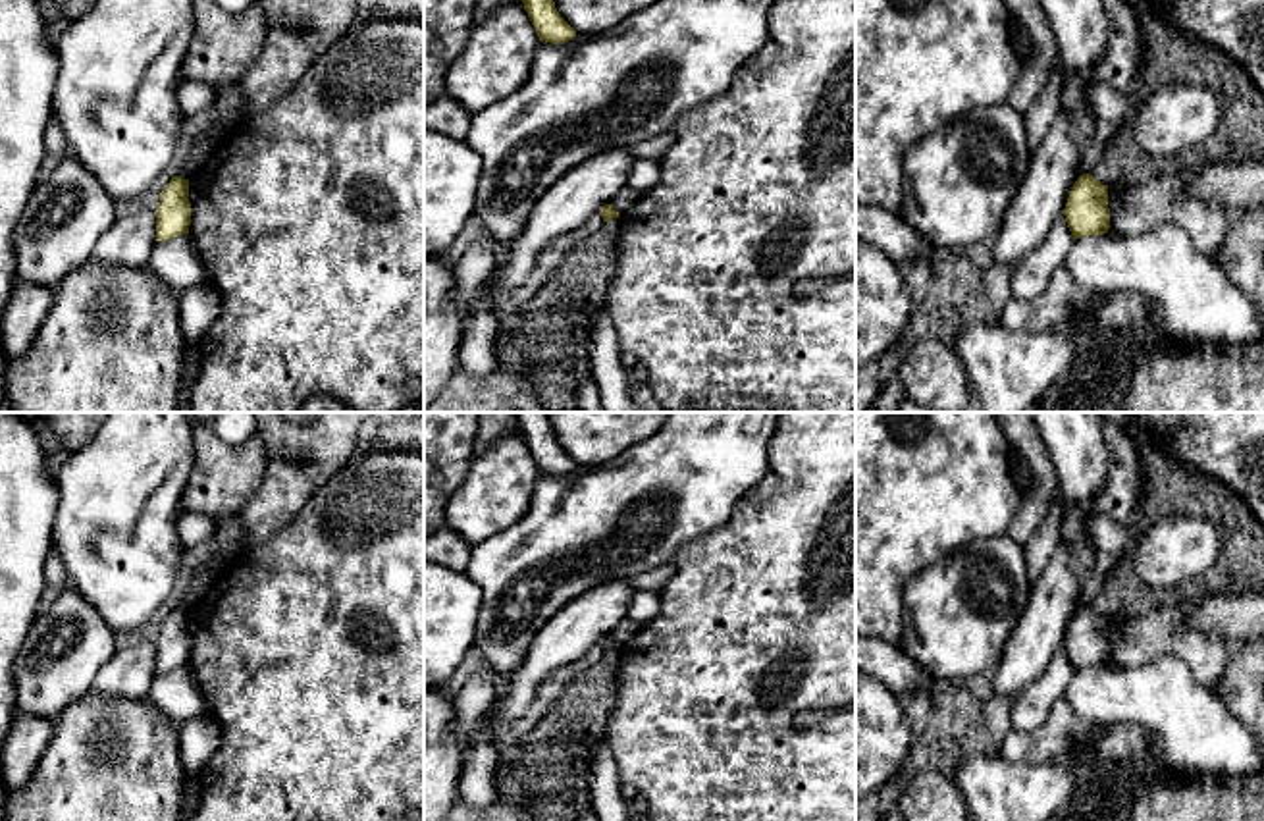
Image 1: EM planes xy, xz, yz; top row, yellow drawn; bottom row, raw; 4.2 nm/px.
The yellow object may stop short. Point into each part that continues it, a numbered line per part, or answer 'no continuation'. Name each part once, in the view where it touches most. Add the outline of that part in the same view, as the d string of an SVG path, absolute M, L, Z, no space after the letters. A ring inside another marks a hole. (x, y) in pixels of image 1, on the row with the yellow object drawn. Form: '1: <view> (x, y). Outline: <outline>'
no continuation

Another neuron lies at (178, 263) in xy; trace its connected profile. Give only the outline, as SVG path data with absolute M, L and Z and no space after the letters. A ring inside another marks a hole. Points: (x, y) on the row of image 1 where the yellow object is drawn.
M189 235L156 241L148 268L179 297L185 289L208 281L204 262Z

